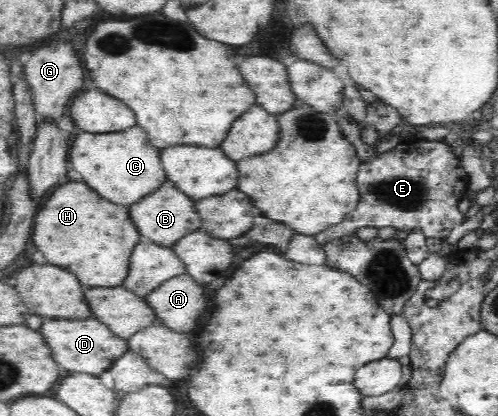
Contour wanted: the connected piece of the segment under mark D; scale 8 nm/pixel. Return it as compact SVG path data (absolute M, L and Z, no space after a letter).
M43 319L38 332L45 340L50 351L50 357L54 363L65 369L65 371L90 373L99 376L106 371L116 357L125 350L126 340L117 337L109 331L106 325L93 319L83 321L69 321L69 319Z

